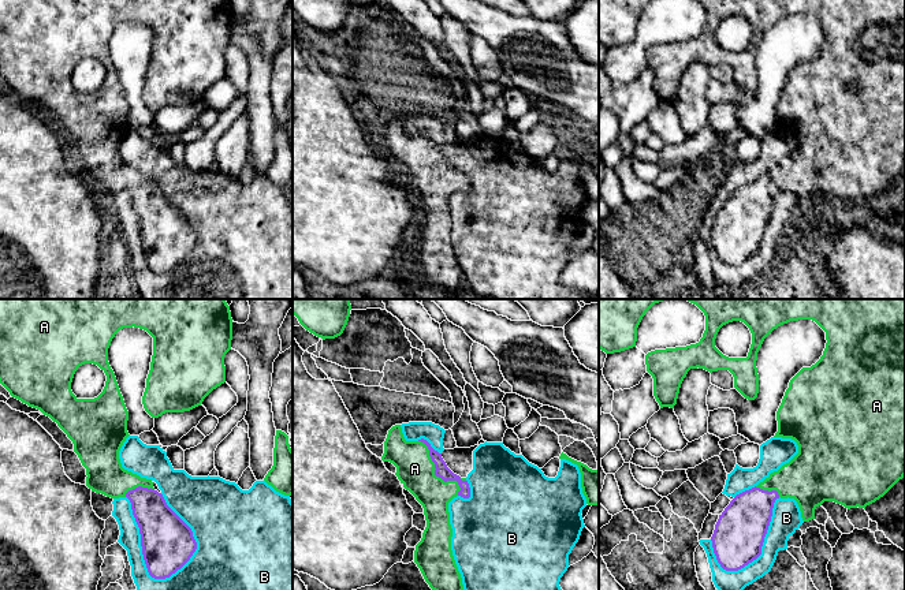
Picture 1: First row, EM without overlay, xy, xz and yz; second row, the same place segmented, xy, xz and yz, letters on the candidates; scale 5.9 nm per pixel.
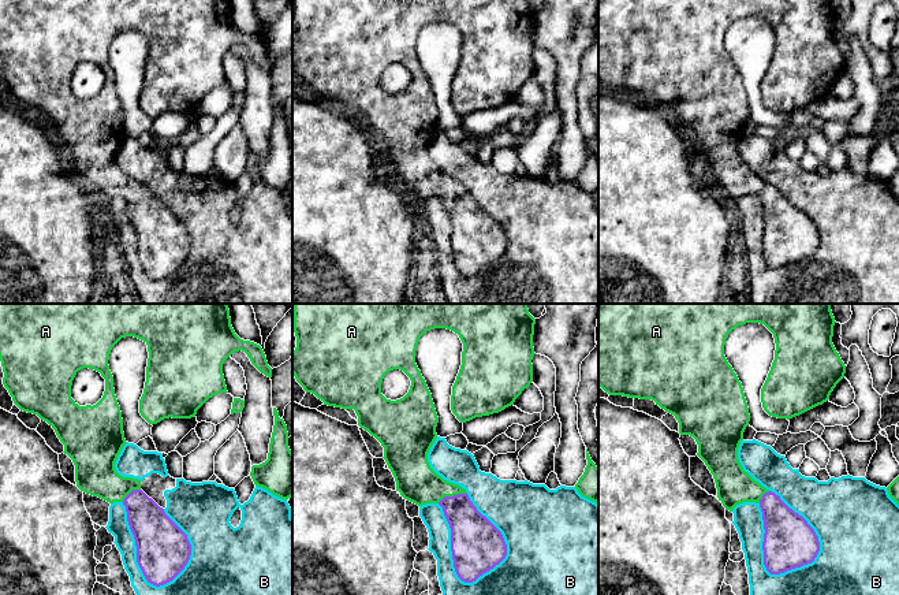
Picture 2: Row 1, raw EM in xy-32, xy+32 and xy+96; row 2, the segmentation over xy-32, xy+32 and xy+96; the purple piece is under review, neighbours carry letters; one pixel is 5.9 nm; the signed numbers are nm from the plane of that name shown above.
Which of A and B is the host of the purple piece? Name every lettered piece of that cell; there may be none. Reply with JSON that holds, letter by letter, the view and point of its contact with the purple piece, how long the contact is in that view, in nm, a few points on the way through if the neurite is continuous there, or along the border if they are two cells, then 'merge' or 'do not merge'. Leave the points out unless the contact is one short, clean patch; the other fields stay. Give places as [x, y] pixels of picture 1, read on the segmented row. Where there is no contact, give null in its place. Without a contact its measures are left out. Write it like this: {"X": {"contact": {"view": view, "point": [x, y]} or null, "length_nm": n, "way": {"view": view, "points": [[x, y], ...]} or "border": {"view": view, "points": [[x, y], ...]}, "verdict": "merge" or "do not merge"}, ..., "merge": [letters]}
{"A": {"contact": {"view": "xz", "point": [435, 474]}, "length_nm": 400, "way": {"view": "xz", "points": [[442, 470], [435, 474], [414, 469]]}, "verdict": "merge"}, "B": {"contact": {"view": "xy", "point": [141, 545]}, "length_nm": 550, "verdict": "do not merge"}, "merge": ["A"]}

